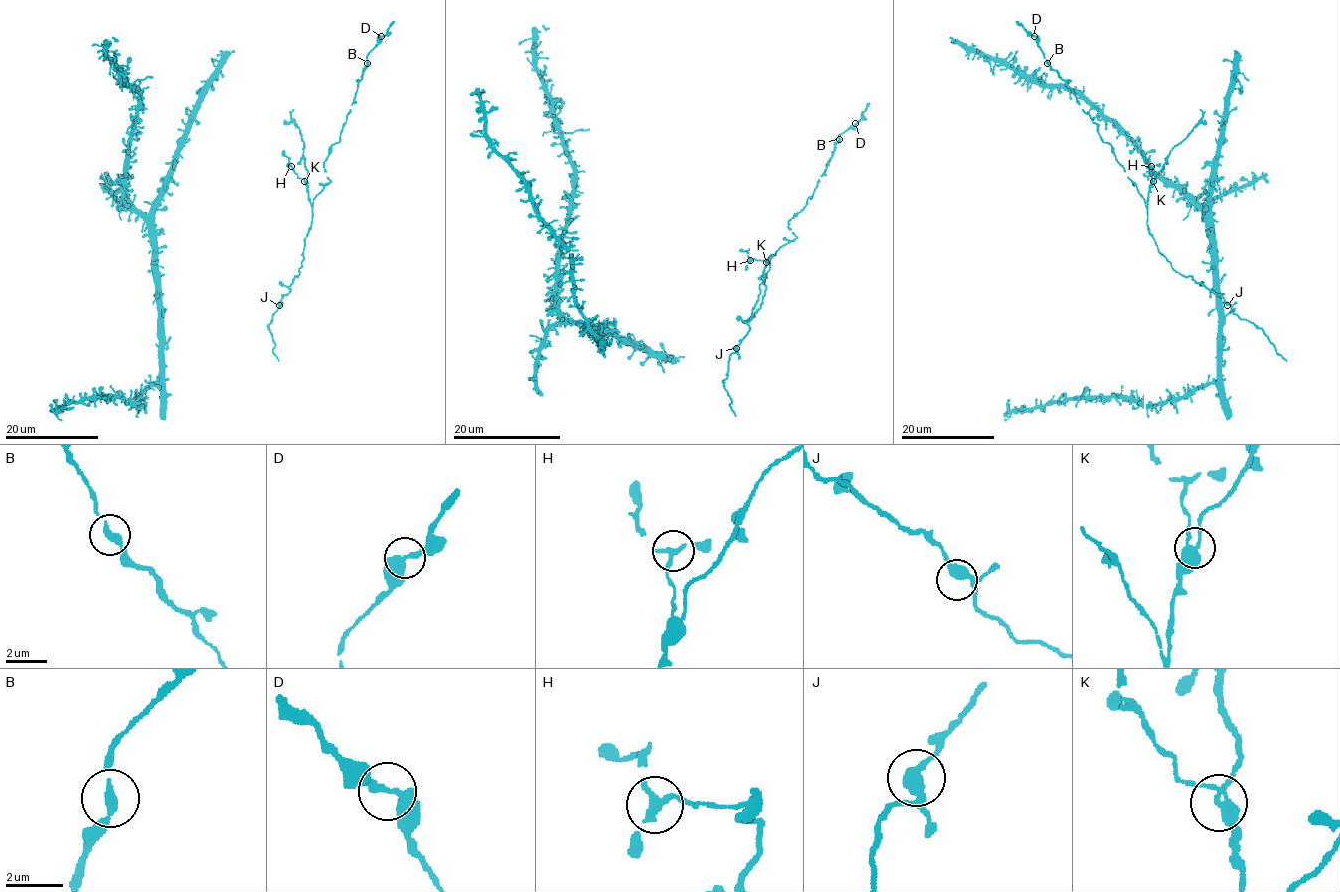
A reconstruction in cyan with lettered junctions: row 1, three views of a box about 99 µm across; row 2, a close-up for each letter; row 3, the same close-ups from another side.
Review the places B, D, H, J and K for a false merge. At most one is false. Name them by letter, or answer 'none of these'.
K

